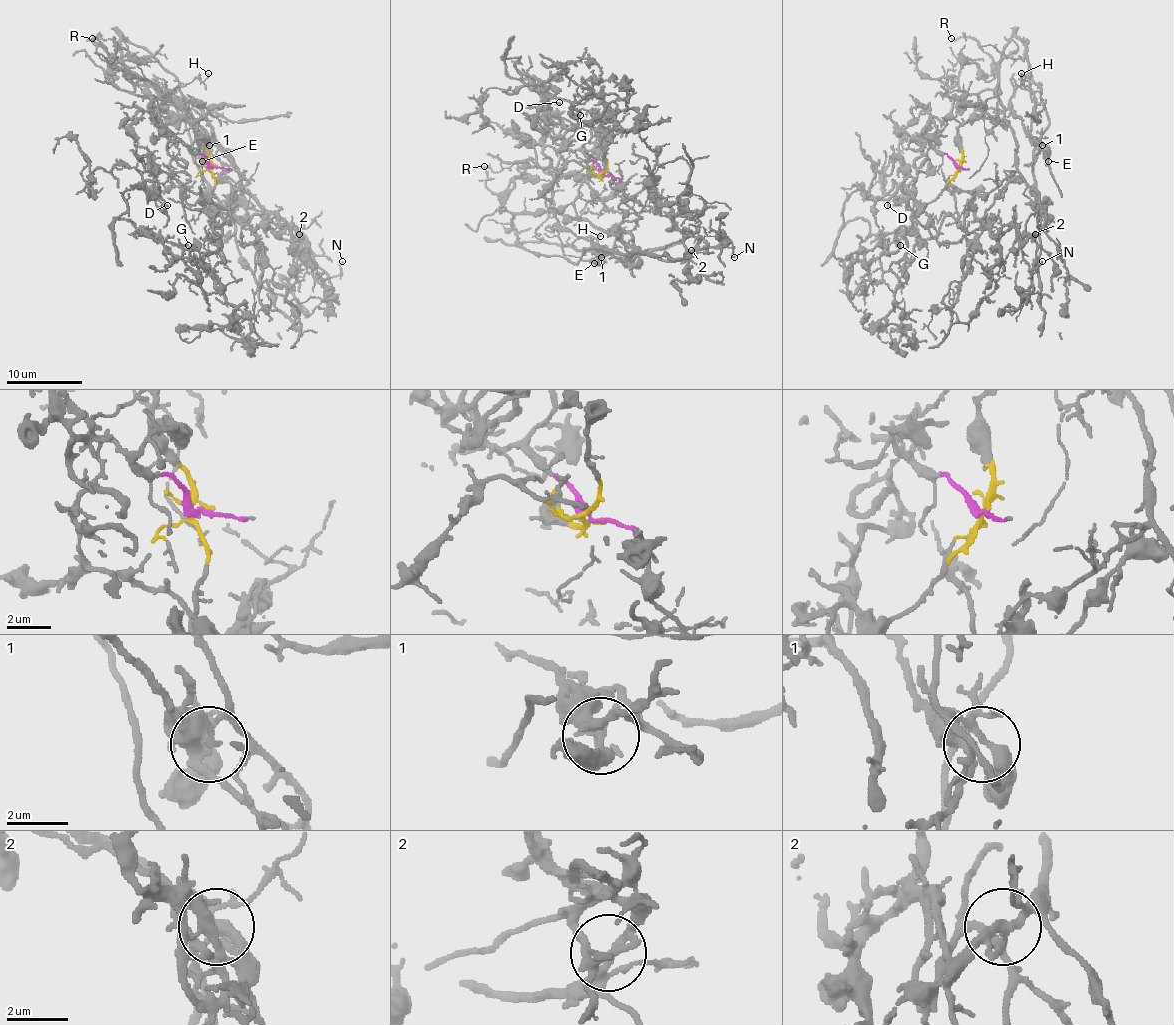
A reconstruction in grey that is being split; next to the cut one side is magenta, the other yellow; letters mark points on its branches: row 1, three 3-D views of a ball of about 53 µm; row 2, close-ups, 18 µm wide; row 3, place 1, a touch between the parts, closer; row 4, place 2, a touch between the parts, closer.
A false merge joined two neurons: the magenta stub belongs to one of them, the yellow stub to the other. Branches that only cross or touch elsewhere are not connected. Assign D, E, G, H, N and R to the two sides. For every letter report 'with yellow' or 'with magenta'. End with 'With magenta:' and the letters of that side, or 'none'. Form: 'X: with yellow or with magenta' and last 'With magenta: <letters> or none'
D: with magenta
E: with yellow
G: with magenta
H: with yellow
N: with yellow
R: with yellow
With magenta: D, G

